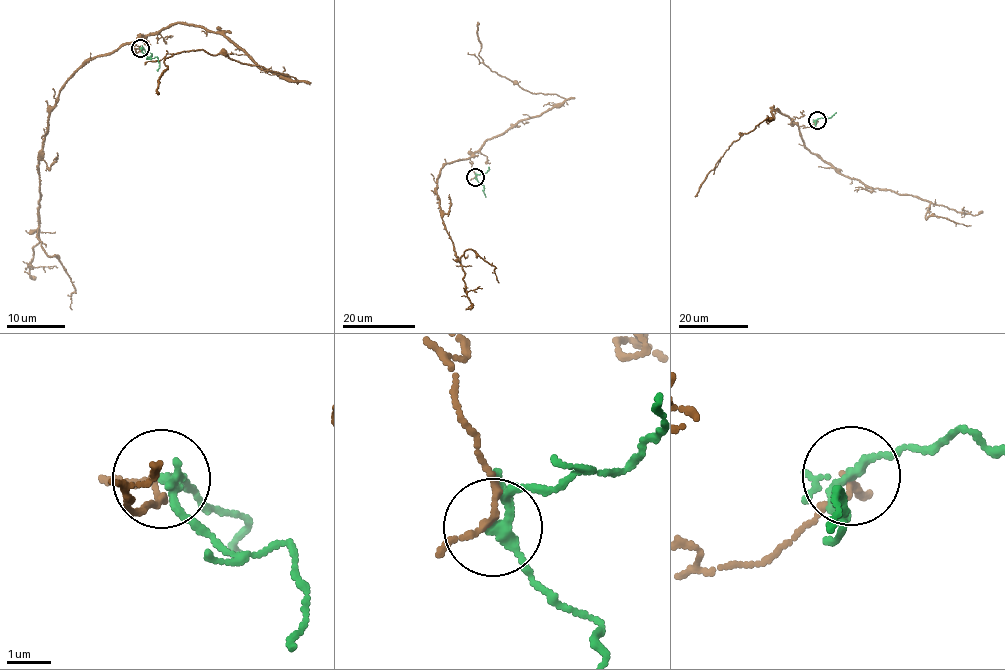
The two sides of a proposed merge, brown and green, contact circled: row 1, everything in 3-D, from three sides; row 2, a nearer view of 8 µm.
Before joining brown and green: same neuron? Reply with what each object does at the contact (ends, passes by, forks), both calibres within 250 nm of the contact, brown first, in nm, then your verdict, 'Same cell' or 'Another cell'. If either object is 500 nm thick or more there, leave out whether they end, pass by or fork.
At the ring brown passes by. At the ring green forks. Thickness 110 nm (brown) against 150 nm. Another cell

